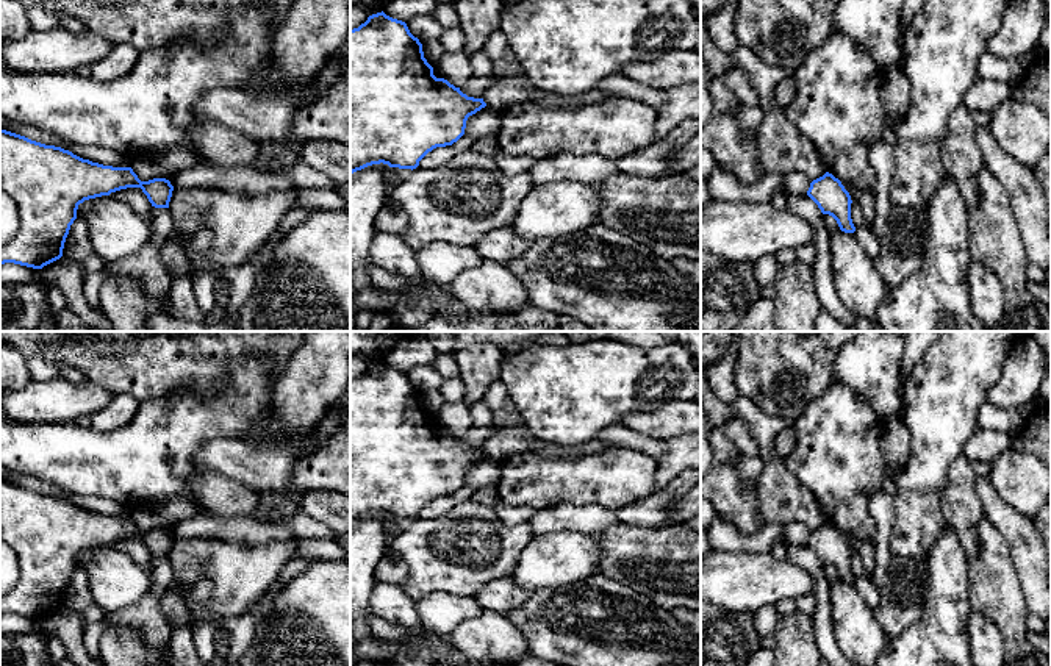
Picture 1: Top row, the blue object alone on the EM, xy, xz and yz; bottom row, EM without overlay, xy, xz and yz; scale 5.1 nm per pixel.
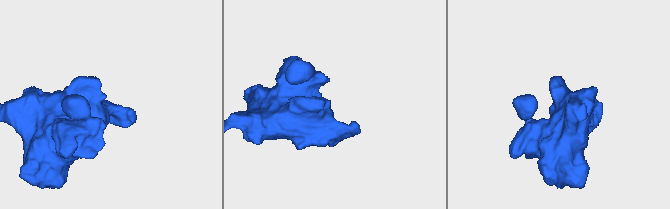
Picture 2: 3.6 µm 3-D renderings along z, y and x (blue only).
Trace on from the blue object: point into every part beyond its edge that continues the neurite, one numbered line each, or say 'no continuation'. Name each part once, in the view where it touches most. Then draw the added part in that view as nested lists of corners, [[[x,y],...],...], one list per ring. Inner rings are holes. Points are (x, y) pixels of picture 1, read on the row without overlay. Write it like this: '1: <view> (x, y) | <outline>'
no continuation

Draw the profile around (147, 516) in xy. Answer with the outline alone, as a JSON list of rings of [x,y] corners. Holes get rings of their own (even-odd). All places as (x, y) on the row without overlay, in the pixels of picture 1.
[[[175,497],[164,503],[136,503],[131,519],[141,532],[153,528],[169,530],[174,524],[192,517],[203,508],[192,499]]]

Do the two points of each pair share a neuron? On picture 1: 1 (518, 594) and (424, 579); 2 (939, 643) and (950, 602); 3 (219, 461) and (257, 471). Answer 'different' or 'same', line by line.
1: different
2: same
3: same

